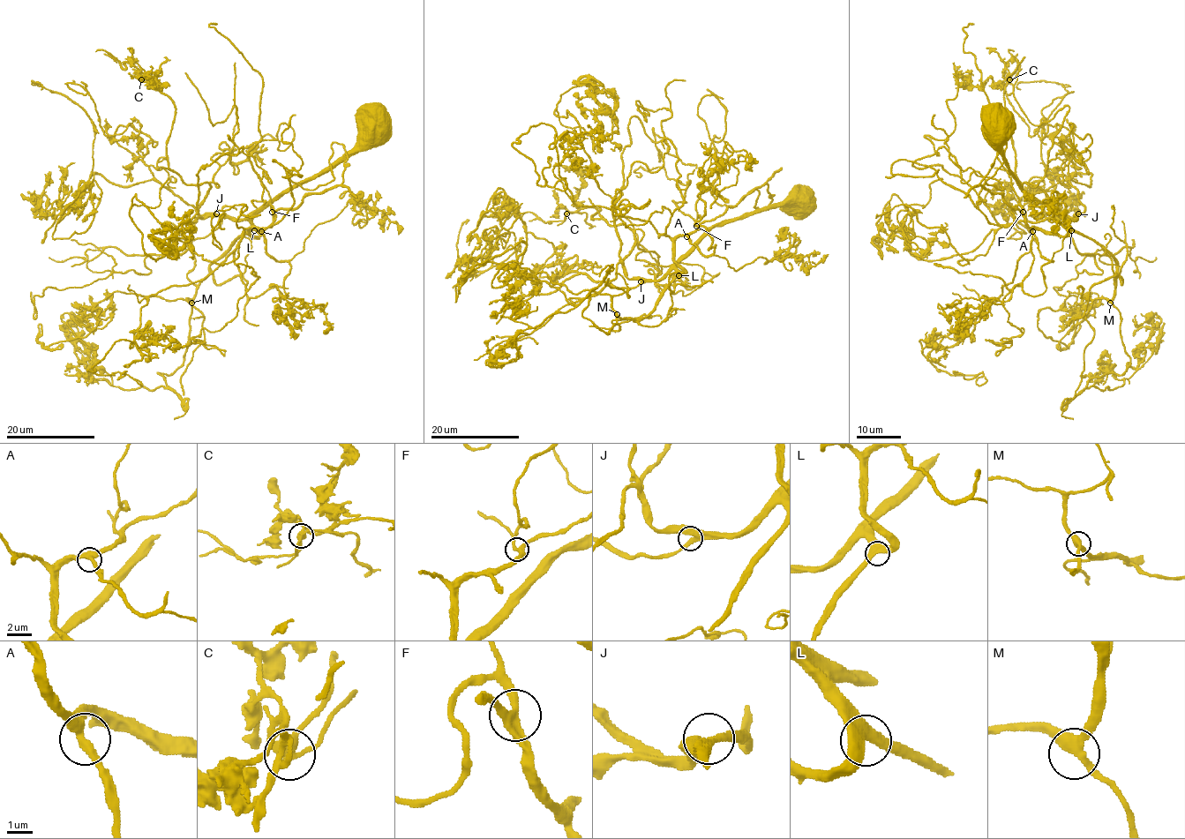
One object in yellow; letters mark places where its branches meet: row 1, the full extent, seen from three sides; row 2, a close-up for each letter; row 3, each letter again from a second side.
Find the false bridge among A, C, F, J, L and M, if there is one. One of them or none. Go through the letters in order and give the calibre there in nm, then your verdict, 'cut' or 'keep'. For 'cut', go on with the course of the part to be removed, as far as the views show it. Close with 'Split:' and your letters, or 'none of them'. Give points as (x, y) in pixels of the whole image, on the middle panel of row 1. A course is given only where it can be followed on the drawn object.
A: calibre 360 nm; keep
C: calibre 360 nm; keep
F: calibre 320 nm; keep
J: calibre 280 nm; keep
L: calibre 400 nm; keep
M: calibre 380 nm; keep
Split: none of them

